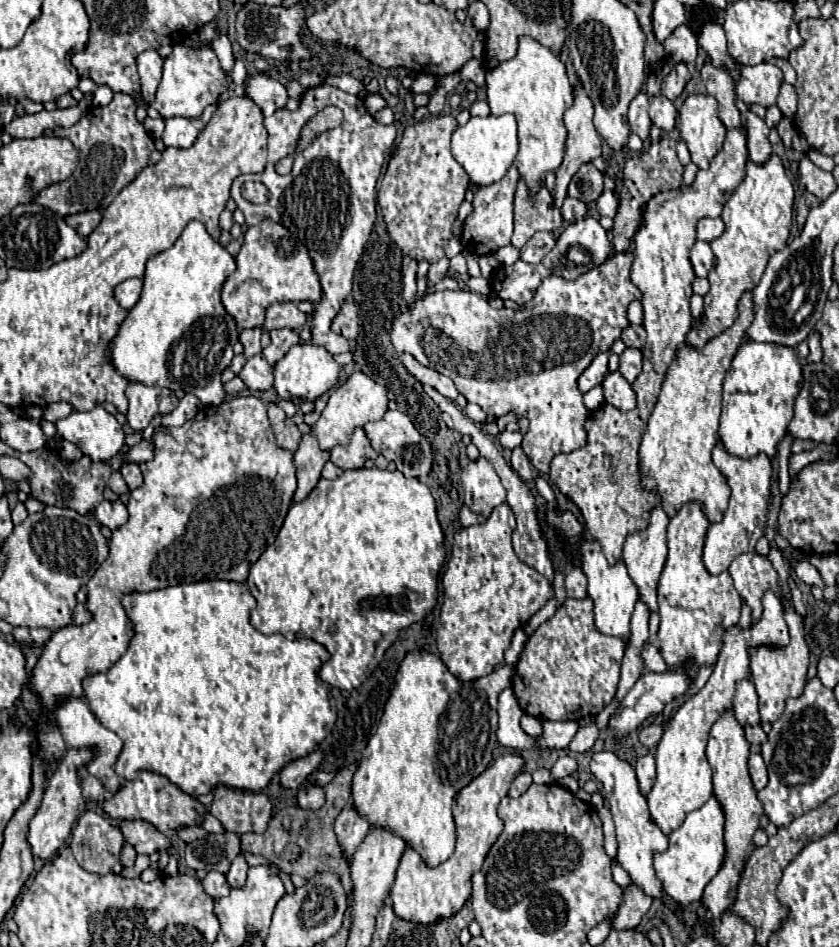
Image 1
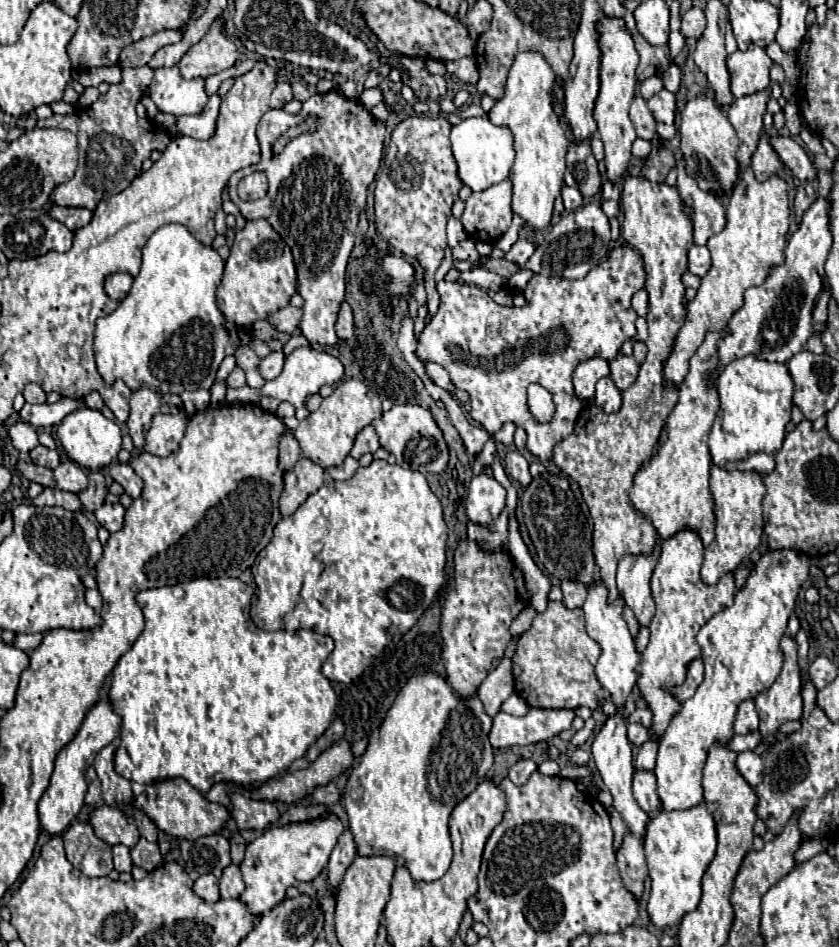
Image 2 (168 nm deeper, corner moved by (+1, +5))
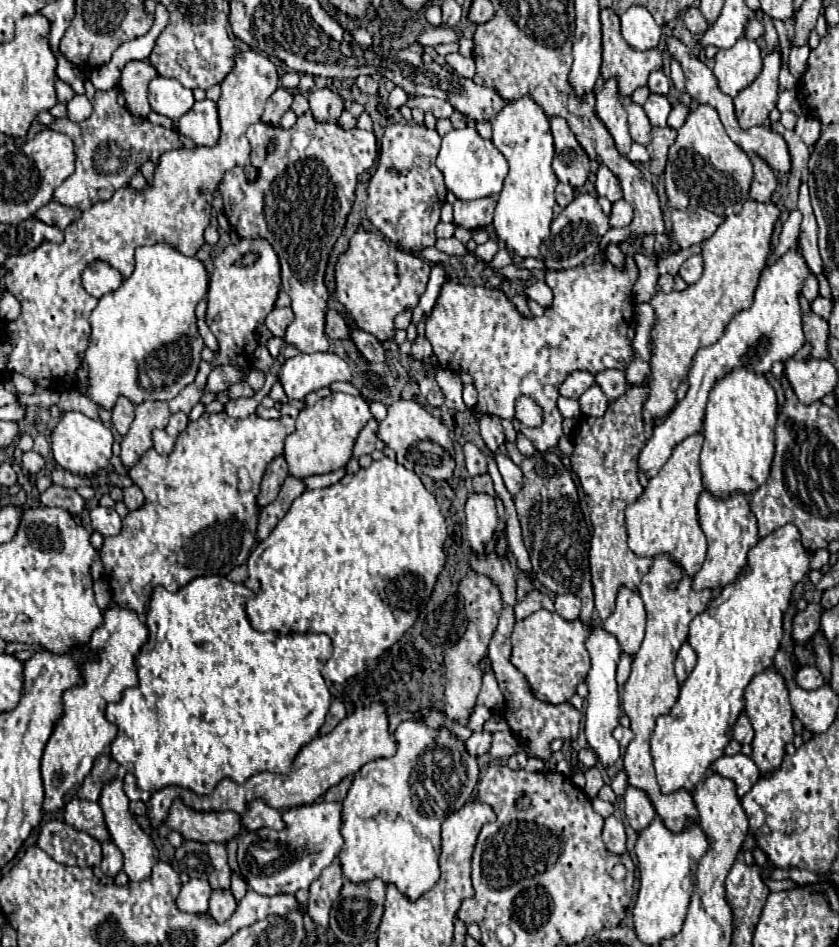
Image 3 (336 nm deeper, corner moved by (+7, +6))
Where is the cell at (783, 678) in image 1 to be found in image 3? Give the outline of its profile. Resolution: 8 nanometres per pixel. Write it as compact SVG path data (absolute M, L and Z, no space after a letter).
M766 669L764 673L756 675L750 685L744 689L744 713L750 717L754 727L754 741L752 741L752 759L758 765L762 777L774 773L778 765L782 765L784 747L794 739L792 729L792 707L788 701L788 689L780 673L774 669Z

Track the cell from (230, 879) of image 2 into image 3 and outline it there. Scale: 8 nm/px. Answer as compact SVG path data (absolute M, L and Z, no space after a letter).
M214 891L212 893L208 915L214 917L214 921L218 921L218 923L228 921L232 917L234 909L236 909L236 901L230 891Z

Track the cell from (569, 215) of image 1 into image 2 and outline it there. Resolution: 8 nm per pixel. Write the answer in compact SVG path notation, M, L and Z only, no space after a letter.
M564 186L564 188L562 188L562 200L564 200L564 208L566 208L566 212L578 210L578 208L584 204L584 198L582 198L580 190L570 188L570 186Z

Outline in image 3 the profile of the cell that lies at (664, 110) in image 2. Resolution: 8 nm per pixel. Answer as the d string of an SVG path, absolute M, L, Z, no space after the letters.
M652 93L648 97L648 101L644 103L644 111L646 111L652 127L666 127L666 119L668 119L670 109L672 109L672 105L664 95L654 95Z

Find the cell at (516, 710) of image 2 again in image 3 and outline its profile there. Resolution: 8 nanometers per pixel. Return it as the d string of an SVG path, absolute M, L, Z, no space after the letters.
M492 671L484 673L482 677L482 689L480 689L480 695L478 695L478 705L484 705L484 707L494 707L498 703L502 703L502 691L498 687L498 681L494 677Z

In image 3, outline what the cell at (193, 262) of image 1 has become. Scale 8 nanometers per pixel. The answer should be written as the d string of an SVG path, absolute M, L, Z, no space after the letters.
M164 243L138 247L134 273L124 279L114 293L102 297L90 315L92 335L84 353L84 361L88 365L88 385L84 395L104 409L112 409L118 397L126 397L134 405L140 405L142 401L174 399L186 385L194 381L198 373L204 341L196 329L194 309L206 291L206 269L196 257L186 257Z

